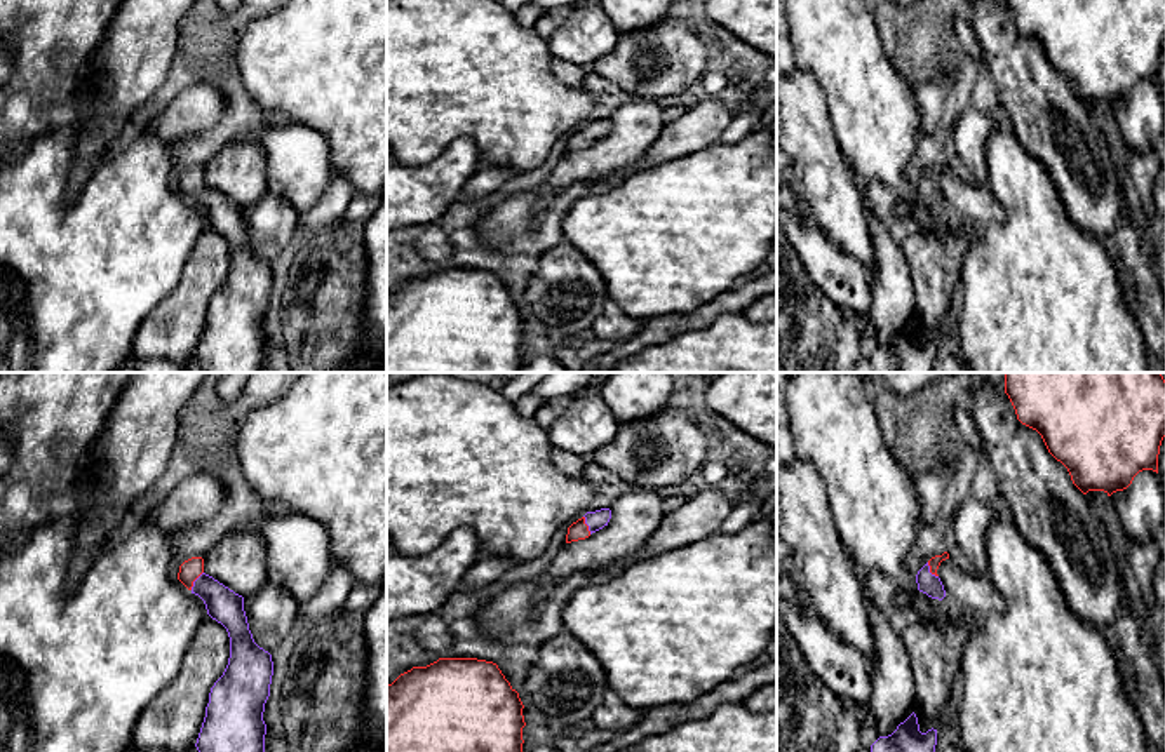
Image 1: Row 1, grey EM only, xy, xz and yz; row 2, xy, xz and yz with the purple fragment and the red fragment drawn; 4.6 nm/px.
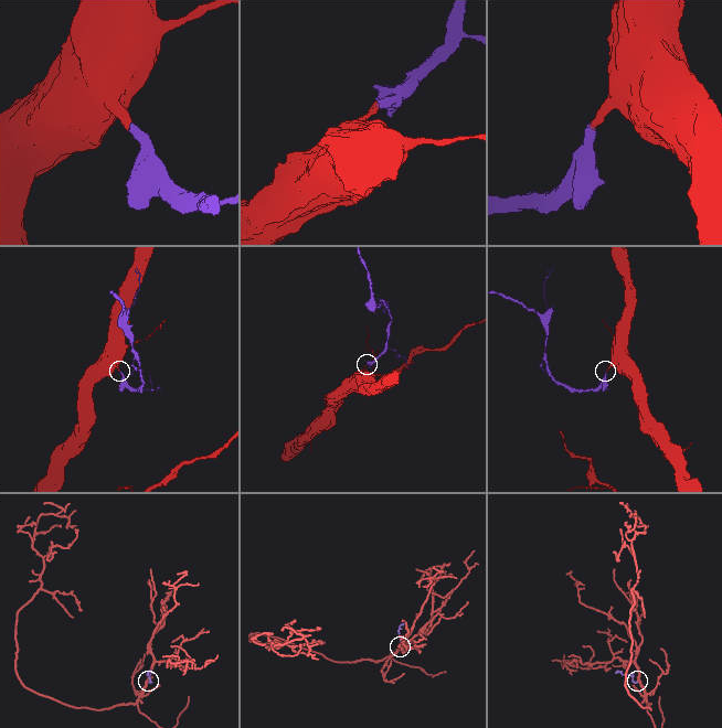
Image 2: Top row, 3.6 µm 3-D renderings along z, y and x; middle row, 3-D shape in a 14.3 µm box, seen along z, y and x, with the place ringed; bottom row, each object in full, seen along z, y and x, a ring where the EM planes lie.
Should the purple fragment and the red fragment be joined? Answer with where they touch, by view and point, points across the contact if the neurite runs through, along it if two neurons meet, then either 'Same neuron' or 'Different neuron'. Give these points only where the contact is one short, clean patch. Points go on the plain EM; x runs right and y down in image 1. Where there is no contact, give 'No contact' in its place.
Touches purple at xy (195, 190). Path across: xy (225, 216), (195, 190), (190, 180). Same neuron

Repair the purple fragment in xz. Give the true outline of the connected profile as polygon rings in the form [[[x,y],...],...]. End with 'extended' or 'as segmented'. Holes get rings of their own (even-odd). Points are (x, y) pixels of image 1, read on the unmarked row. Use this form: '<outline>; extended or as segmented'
[[[609,118],[587,122],[582,129],[578,129],[568,138],[566,153],[589,148],[592,143],[608,136],[609,129],[611,129]]]; extended

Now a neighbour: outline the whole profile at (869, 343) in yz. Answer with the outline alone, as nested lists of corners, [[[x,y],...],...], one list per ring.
[[[869,322],[860,326],[860,357],[850,373],[872,373],[871,355],[879,348],[874,327]]]

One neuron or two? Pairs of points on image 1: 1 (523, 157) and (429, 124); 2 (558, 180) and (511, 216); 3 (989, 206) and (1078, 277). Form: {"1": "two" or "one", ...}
{"1": "one", "2": "two", "3": "two"}

